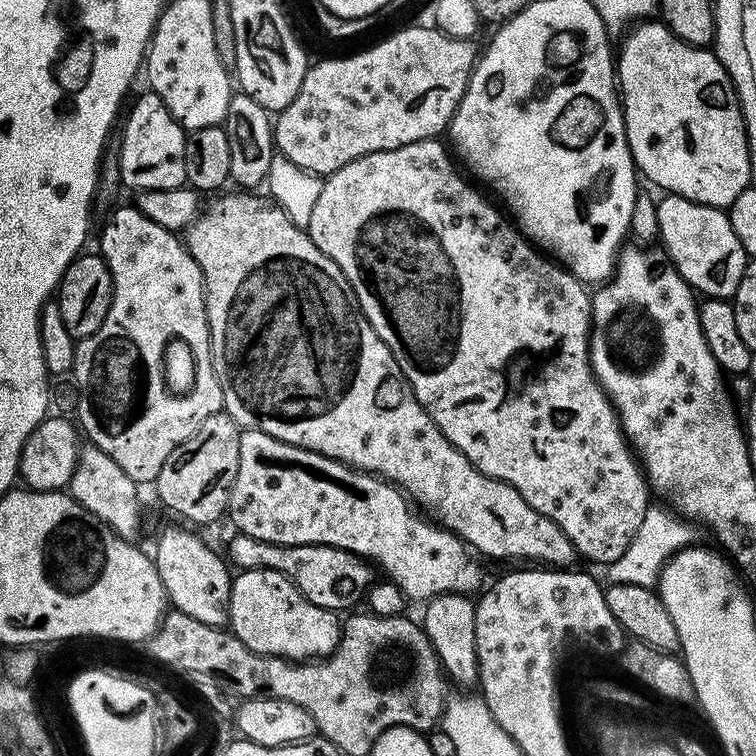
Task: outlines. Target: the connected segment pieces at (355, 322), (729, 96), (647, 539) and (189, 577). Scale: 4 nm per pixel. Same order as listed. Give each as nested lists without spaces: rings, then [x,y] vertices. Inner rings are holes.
[[[248,190],[233,191],[229,196],[217,195],[212,198],[217,198],[217,200],[212,200],[209,204],[207,201],[206,207],[188,225],[182,236],[194,262],[198,262],[198,266],[202,270],[206,314],[212,343],[212,365],[214,374],[222,386],[224,411],[227,412],[228,417],[236,421],[241,429],[262,430],[262,434],[270,434],[270,438],[278,438],[282,442],[290,442],[294,446],[302,446],[306,450],[314,450],[318,454],[329,456],[331,460],[338,460],[340,463],[348,465],[349,468],[370,472],[372,475],[380,477],[381,480],[395,484],[401,492],[411,497],[435,523],[456,533],[469,548],[475,550],[481,557],[493,556],[496,560],[539,562],[541,565],[551,566],[556,570],[571,569],[575,565],[572,563],[578,560],[578,553],[576,547],[570,542],[570,538],[566,538],[566,534],[562,534],[562,530],[558,530],[558,526],[554,522],[550,522],[550,518],[546,518],[546,514],[538,514],[538,510],[531,508],[526,502],[526,498],[522,498],[522,494],[518,494],[518,490],[514,490],[514,486],[484,476],[479,472],[466,458],[466,454],[459,452],[450,442],[450,438],[446,438],[446,434],[442,434],[442,430],[438,430],[434,418],[430,418],[430,414],[426,414],[426,410],[412,392],[412,387],[408,385],[408,380],[402,374],[394,354],[390,354],[390,346],[386,346],[386,342],[382,342],[382,338],[378,338],[374,326],[370,326],[370,322],[361,310],[350,282],[346,282],[346,274],[342,274],[338,262],[334,262],[334,258],[326,258],[326,254],[322,254],[322,250],[318,250],[318,246],[314,246],[307,231],[294,226],[294,222],[290,222],[290,218],[279,208],[275,200],[267,195],[264,195],[265,197],[254,196],[258,194],[253,194]]]
[[[644,22],[639,26],[633,27],[631,29],[632,37],[629,38],[628,41],[624,44],[624,49],[619,49],[618,59],[615,61],[616,65],[616,79],[618,81],[618,95],[620,98],[620,103],[624,110],[624,129],[626,130],[626,138],[628,139],[628,145],[630,146],[630,154],[632,155],[632,161],[636,163],[636,167],[638,169],[639,175],[641,177],[644,176],[649,180],[652,184],[657,184],[660,188],[665,188],[663,191],[665,193],[681,196],[682,198],[686,198],[687,200],[693,200],[694,202],[698,202],[699,204],[705,204],[706,206],[714,206],[715,208],[723,208],[727,209],[733,202],[734,198],[738,198],[738,194],[742,194],[750,187],[753,183],[752,176],[754,176],[754,170],[750,166],[750,150],[748,149],[748,136],[747,136],[747,127],[744,124],[743,118],[743,110],[740,108],[739,96],[735,92],[734,82],[730,78],[730,74],[727,73],[725,66],[723,66],[722,62],[719,61],[716,53],[708,48],[695,48],[693,44],[687,44],[685,40],[680,40],[677,38],[673,32],[668,29],[667,24],[663,22],[657,22],[657,24],[648,24],[652,22]]]
[[[649,505],[638,533],[630,542],[630,546],[626,548],[626,553],[622,554],[622,558],[607,565],[605,569],[607,578],[605,579],[609,583],[646,586],[653,589],[668,559],[683,548],[691,547],[697,541],[695,540],[697,529],[689,521],[666,509],[663,505],[657,505]]]
[[[180,527],[184,528],[166,529],[154,551],[158,578],[162,578],[167,603],[175,611],[190,614],[190,618],[198,618],[198,622],[206,622],[206,626],[223,628],[228,623],[233,573],[228,572],[229,565],[221,553],[220,557],[202,537],[195,536],[191,527]]]

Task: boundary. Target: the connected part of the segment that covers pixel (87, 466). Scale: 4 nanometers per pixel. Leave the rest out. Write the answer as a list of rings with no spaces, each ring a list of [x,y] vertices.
[[[91,446],[81,447],[80,456],[74,466],[74,474],[70,478],[67,491],[78,501],[90,514],[94,514],[101,524],[110,525],[123,540],[135,541],[140,532],[140,496],[138,485],[132,481],[102,450]]]

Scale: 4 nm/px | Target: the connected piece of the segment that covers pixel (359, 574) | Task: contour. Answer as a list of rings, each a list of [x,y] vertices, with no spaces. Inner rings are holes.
[[[233,535],[228,544],[226,556],[237,569],[265,568],[284,574],[314,606],[324,607],[337,614],[347,613],[356,603],[365,599],[366,593],[374,583],[374,568],[356,552],[338,546],[307,544],[306,546],[282,546],[262,542],[258,538]]]

